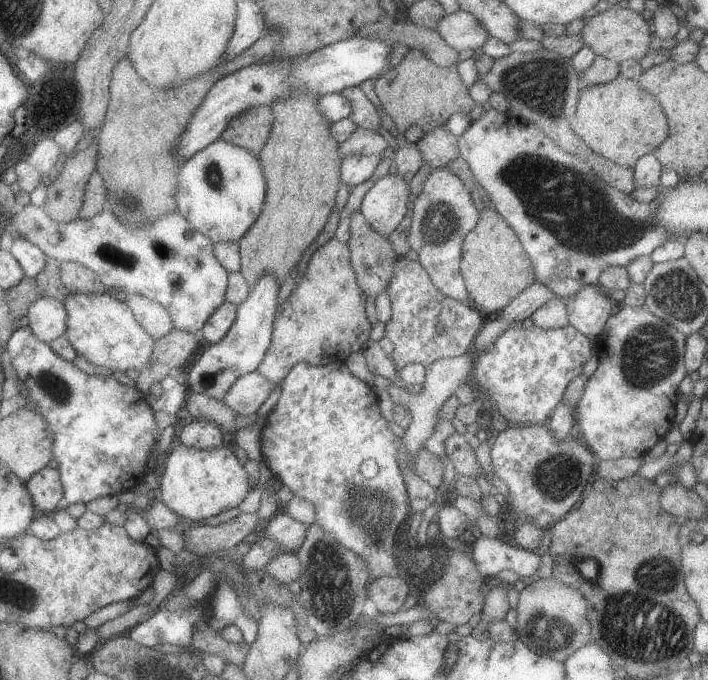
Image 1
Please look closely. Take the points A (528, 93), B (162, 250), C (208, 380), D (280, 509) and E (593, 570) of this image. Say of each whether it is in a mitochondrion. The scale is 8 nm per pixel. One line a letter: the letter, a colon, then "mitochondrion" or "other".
A: mitochondrion
B: mitochondrion
C: other
D: other
E: mitochondrion

